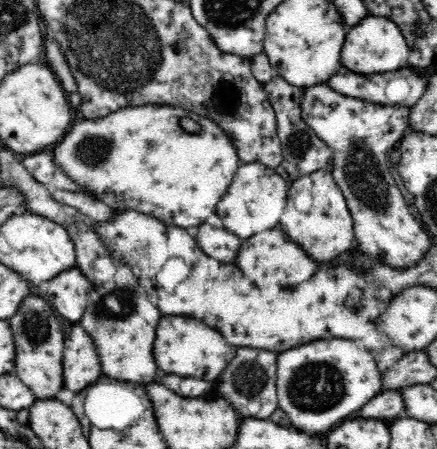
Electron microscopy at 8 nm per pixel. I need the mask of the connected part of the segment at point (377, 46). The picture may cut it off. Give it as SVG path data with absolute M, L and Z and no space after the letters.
M368 15L356 26L348 28L346 42L342 48L342 64L352 72L360 74L383 73L409 66L409 46L398 25L384 17Z

